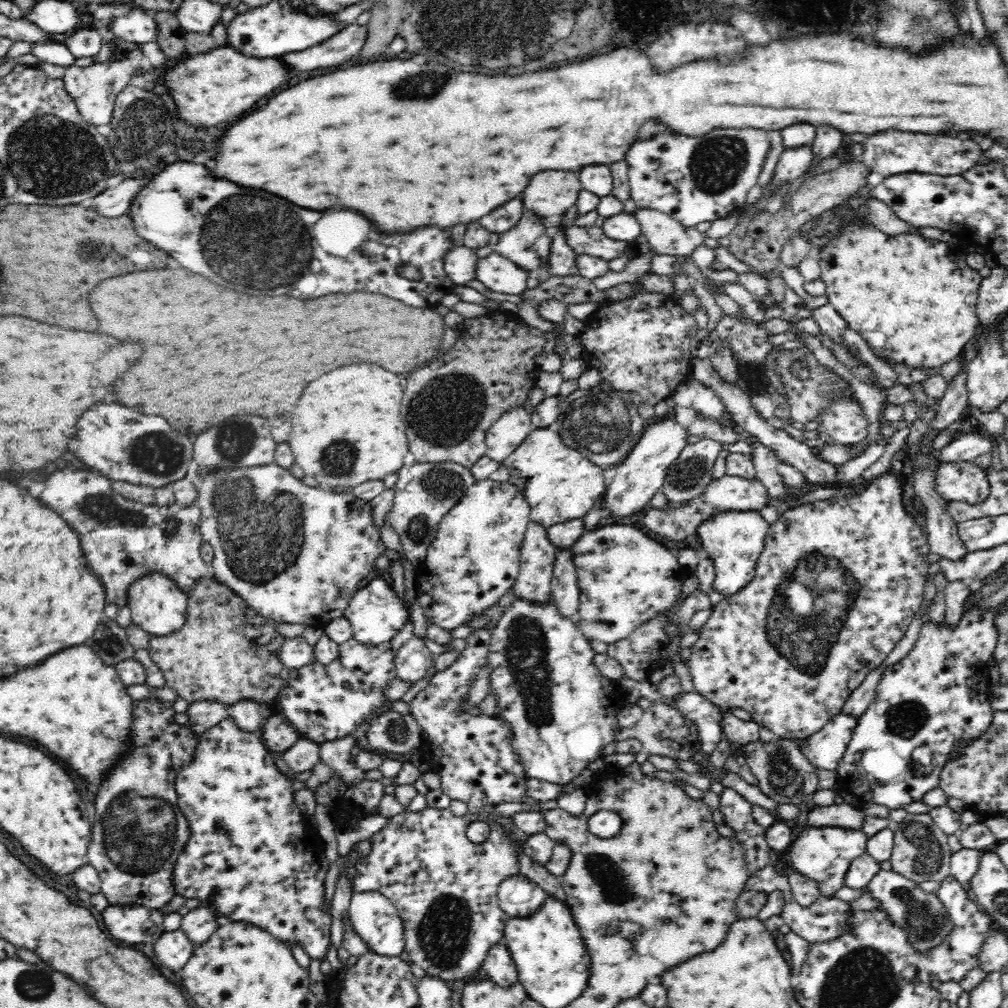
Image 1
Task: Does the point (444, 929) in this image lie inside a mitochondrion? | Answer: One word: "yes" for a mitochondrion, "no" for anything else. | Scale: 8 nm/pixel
yes

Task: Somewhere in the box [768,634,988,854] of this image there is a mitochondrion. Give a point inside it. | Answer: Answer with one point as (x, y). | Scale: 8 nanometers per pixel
(904, 719)

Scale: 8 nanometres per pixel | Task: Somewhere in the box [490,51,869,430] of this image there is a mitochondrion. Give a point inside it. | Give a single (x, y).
(715, 166)

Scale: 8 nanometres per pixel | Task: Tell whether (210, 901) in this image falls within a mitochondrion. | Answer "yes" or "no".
no

